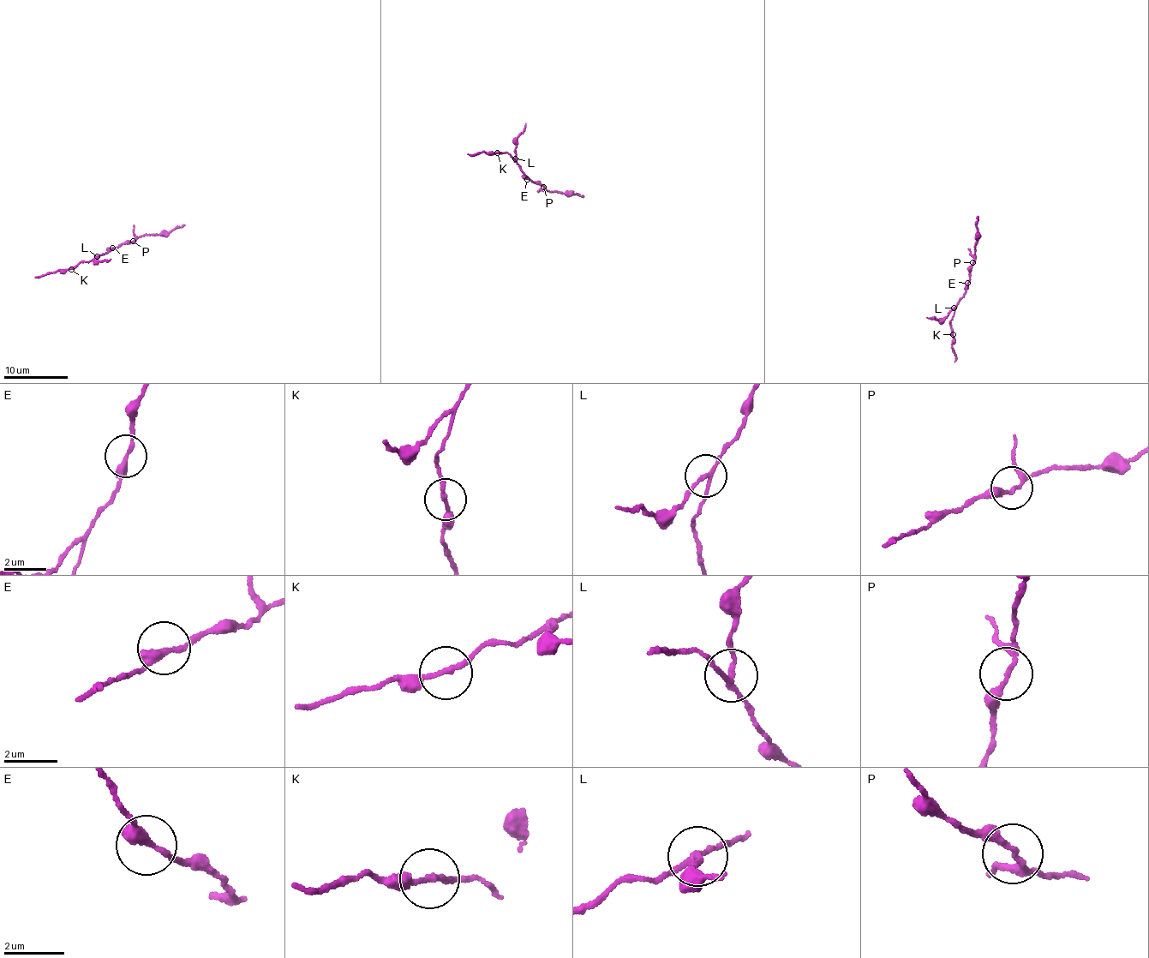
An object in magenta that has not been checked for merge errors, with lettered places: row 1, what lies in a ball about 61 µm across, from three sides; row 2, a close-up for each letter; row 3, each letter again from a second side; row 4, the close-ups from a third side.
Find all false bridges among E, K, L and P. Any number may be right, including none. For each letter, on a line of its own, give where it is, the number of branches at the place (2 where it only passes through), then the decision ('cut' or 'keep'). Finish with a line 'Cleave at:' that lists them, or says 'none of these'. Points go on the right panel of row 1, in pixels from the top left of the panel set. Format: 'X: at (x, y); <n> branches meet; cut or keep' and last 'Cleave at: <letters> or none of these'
E: at (967, 283); 2 branches meet; keep
K: at (953, 334); 2 branches meet; keep
L: at (954, 308); 3 branches meet; cut
P: at (972, 262); 2 branches meet; cut
Cleave at: L, P

